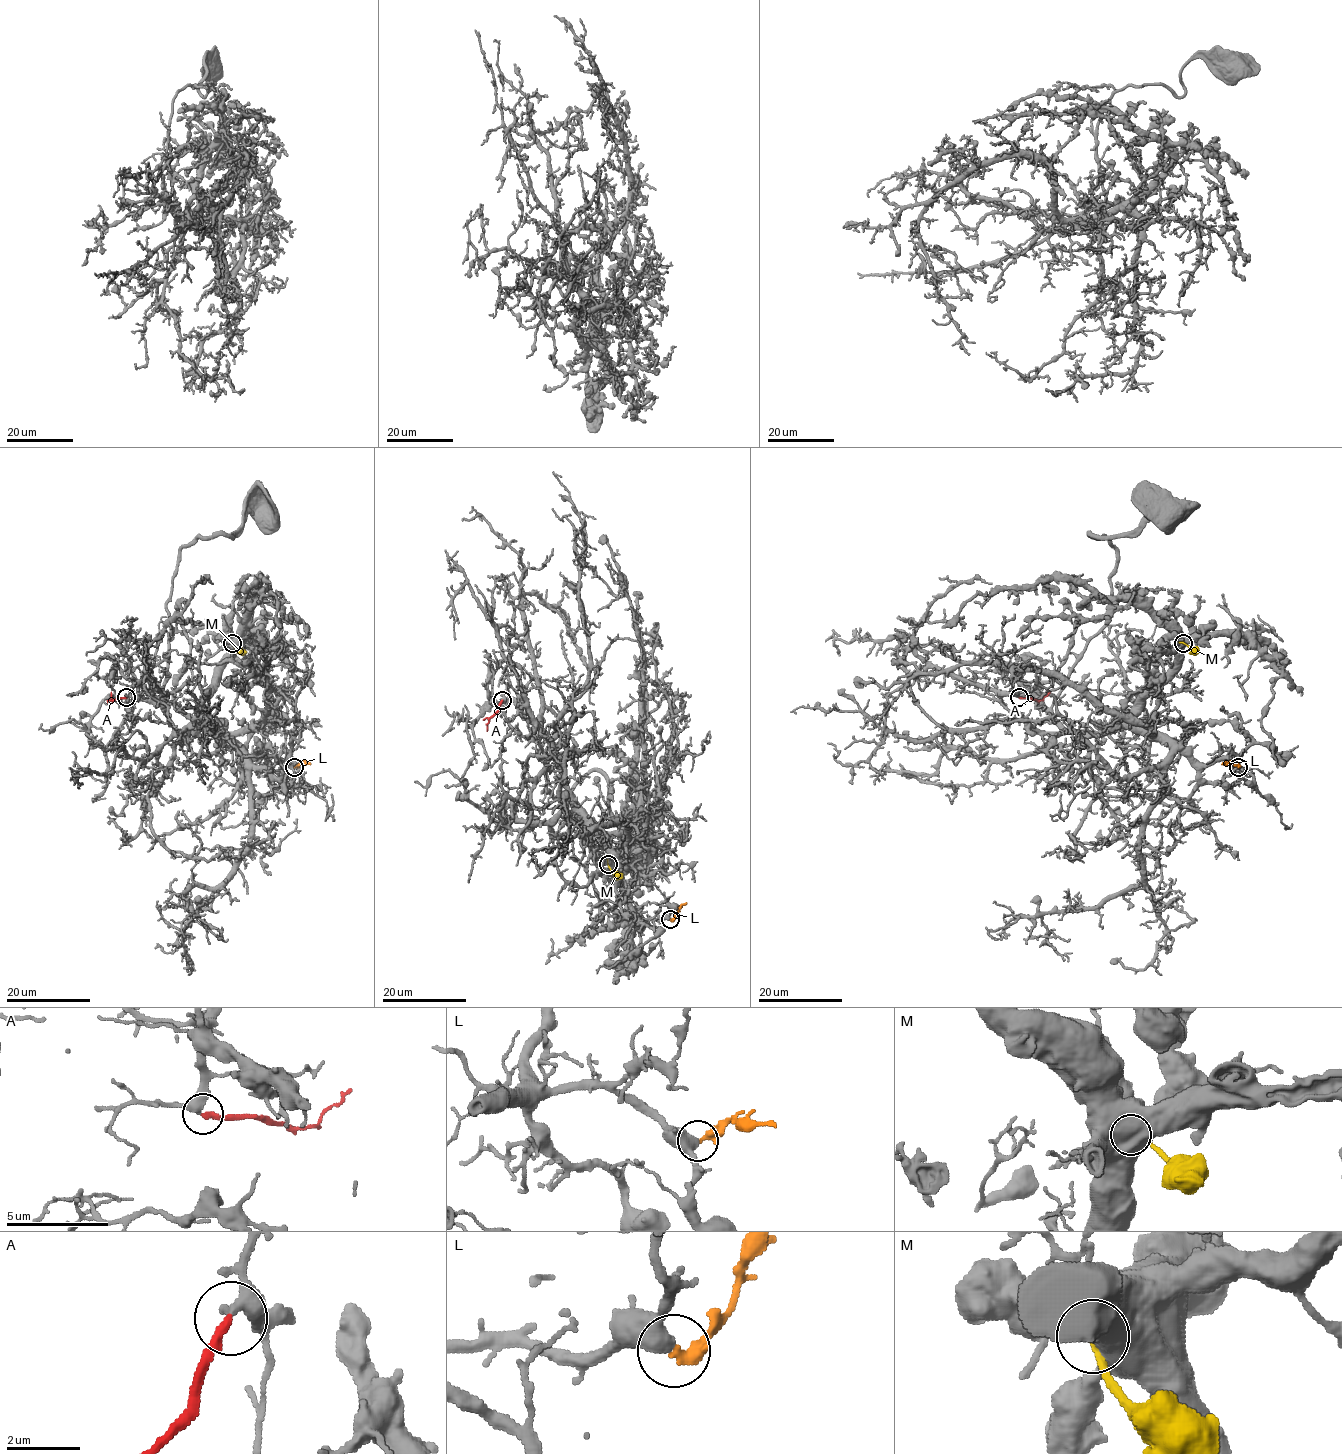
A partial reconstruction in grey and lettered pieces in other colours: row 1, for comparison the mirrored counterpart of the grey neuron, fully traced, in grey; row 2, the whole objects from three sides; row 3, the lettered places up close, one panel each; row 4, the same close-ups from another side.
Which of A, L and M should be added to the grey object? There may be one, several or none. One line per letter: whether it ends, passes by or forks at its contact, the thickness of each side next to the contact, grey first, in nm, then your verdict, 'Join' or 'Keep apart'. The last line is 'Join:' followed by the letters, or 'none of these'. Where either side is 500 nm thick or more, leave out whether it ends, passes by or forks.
A: It ends there. Thickness 320 nm (grey) against 240 nm. Join
L: It ends there. Thickness 420 nm (grey) against 320 nm. Keep apart
M: Thickness 600 nm (grey) against 280 nm. Keep apart
Join: A

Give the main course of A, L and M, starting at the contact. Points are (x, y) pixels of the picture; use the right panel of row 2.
A: (1019, 698), (1042, 700), (1049, 692)
L: (1239, 767), (1233, 763), (1222, 764)
M: (1183, 643), (1197, 652)

